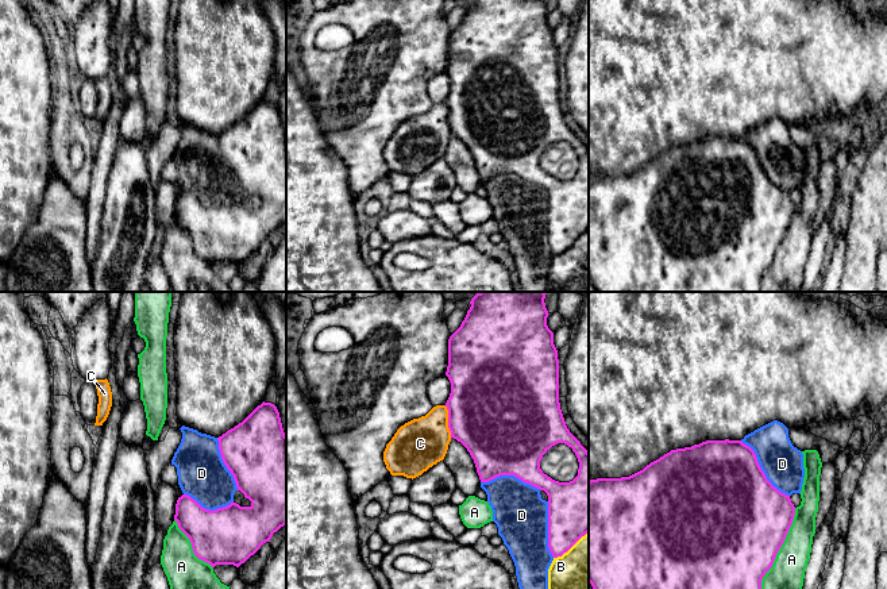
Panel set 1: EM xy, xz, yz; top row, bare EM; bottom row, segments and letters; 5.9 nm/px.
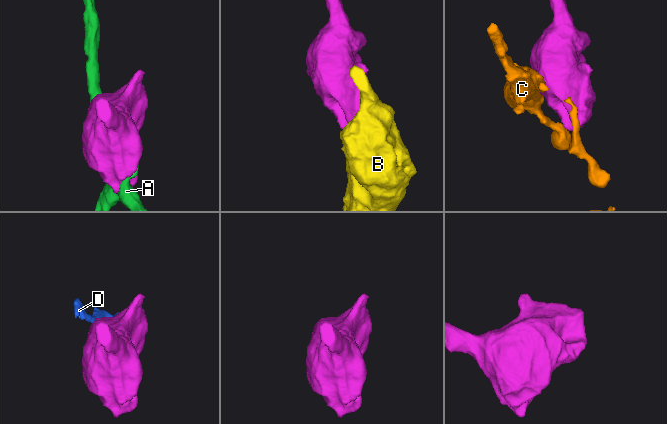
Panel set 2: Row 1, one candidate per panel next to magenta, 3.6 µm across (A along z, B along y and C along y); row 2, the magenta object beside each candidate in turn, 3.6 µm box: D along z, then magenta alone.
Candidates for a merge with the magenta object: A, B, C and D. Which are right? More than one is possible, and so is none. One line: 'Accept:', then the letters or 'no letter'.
Accept: no letter

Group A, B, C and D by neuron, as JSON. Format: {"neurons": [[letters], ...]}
{"neurons": [["A"], ["B"], ["C"], ["D"]]}

